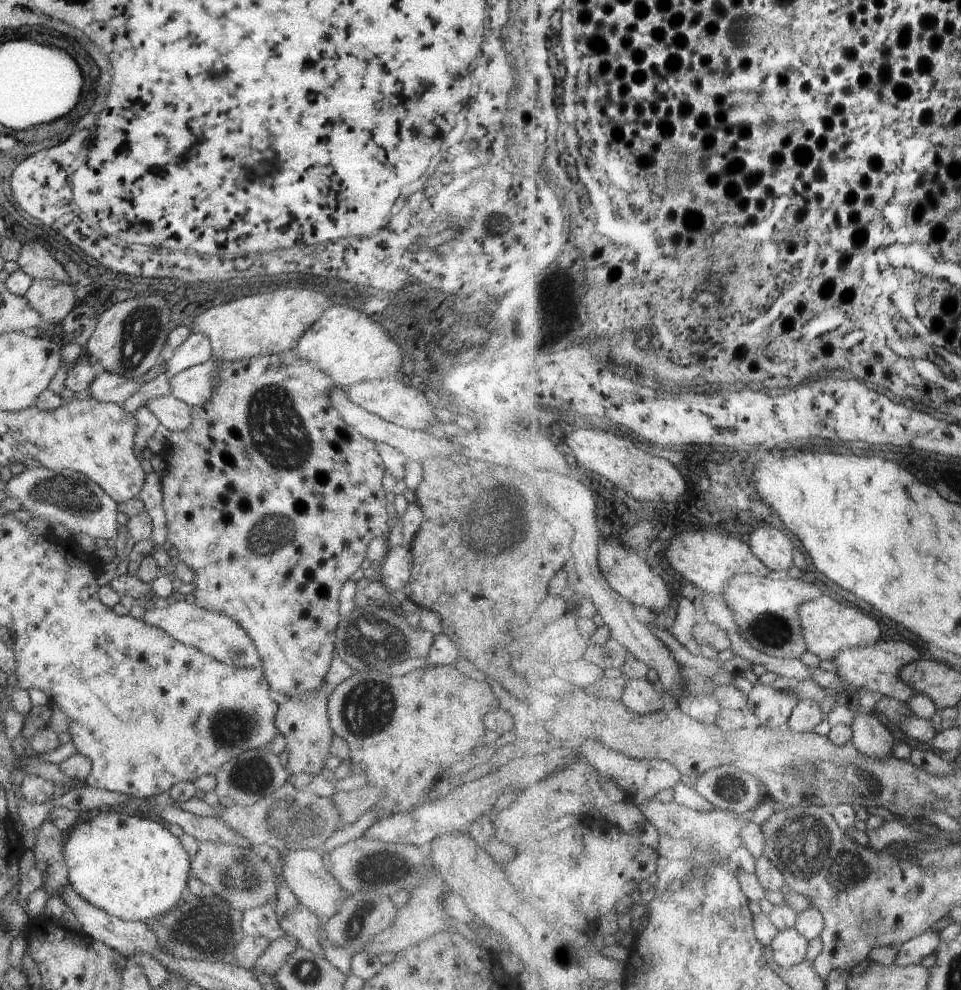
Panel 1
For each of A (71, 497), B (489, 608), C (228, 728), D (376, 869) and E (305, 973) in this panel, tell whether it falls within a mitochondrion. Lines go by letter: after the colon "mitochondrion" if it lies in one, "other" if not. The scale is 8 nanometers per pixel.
A: mitochondrion
B: other
C: mitochondrion
D: mitochondrion
E: mitochondrion

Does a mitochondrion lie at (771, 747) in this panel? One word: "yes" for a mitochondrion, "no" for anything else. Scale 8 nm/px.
no

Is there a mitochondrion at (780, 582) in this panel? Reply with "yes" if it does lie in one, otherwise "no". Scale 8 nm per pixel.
no

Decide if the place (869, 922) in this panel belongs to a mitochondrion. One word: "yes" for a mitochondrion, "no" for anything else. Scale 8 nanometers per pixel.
yes

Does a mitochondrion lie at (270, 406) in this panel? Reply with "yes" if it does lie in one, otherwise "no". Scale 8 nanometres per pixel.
yes

